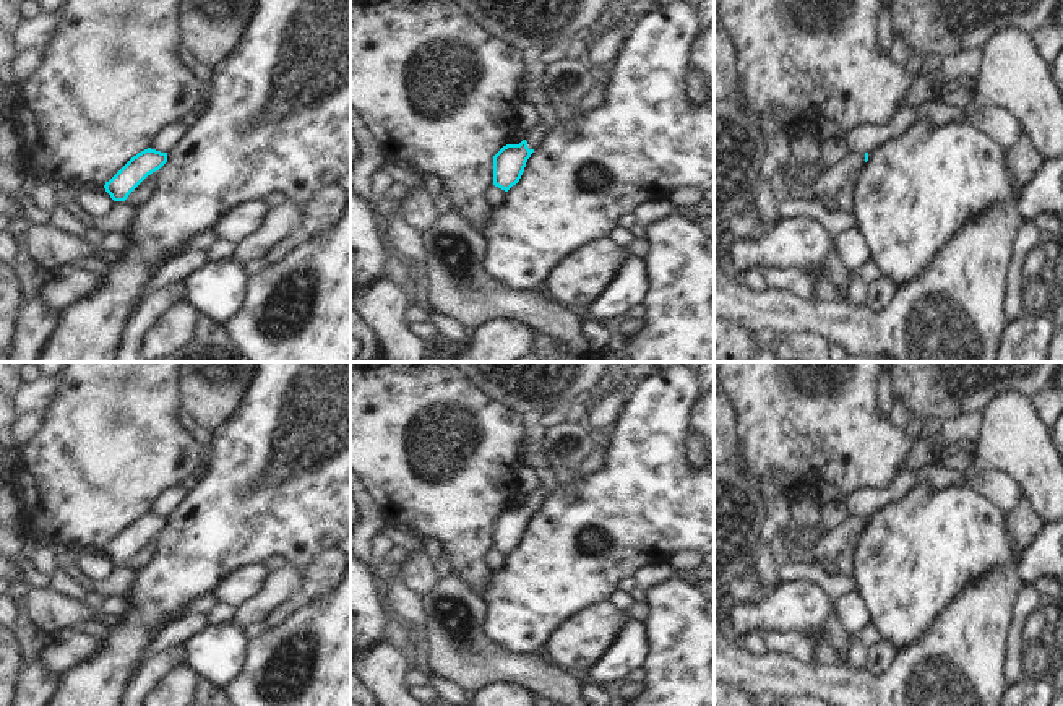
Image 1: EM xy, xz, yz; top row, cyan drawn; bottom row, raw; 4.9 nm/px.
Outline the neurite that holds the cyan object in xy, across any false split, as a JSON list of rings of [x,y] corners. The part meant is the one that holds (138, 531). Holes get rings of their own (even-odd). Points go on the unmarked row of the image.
[[[144,513],[133,519],[104,552],[114,565],[125,565],[128,558],[153,536],[167,526],[167,516]]]

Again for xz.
[[[542,487],[529,492],[519,508],[506,508],[493,519],[493,549],[508,555],[524,536],[531,518],[540,510],[547,493]]]

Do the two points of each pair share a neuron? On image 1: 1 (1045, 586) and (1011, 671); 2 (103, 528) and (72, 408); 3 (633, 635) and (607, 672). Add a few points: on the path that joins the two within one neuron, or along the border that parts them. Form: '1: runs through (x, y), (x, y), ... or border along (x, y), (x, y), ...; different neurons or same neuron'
1: border along (1034, 583), (1045, 599); different neurons
2: runs through (91, 499), (91, 437); same neuron
3: runs through (633, 645), (617, 662); same neuron

